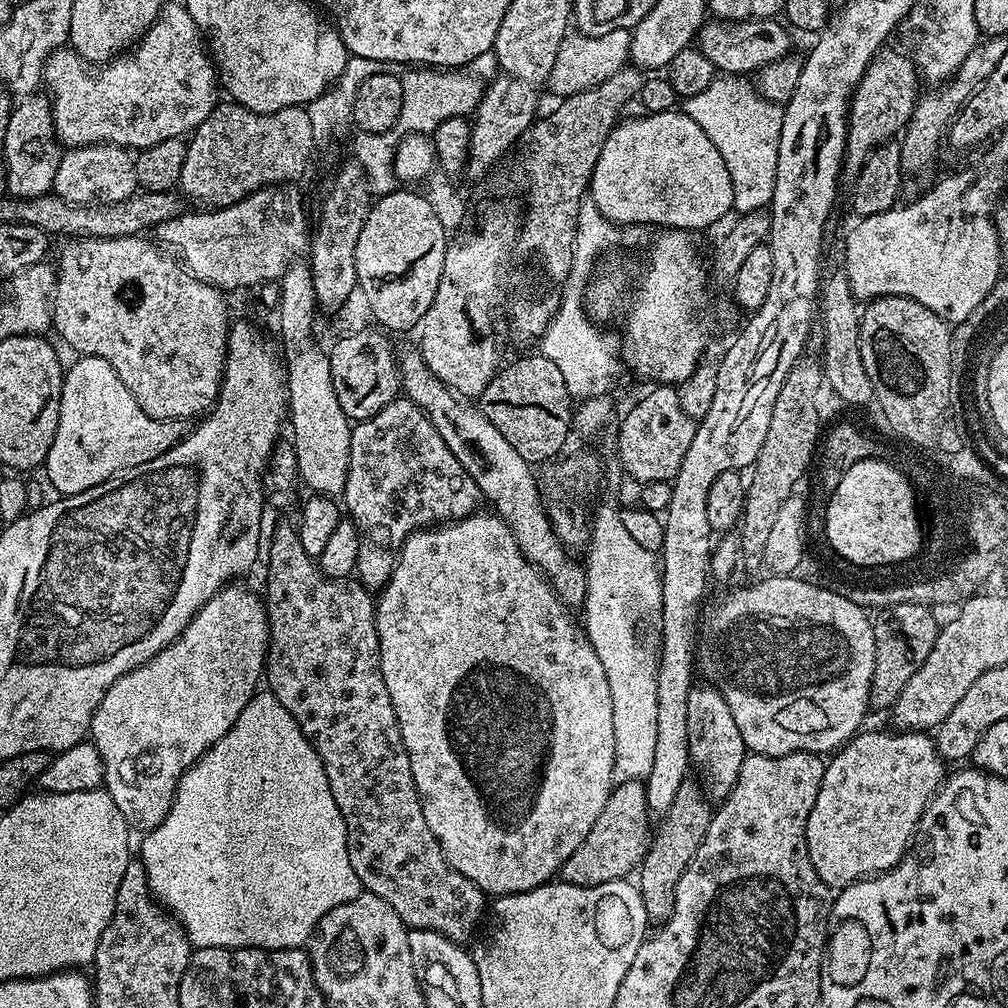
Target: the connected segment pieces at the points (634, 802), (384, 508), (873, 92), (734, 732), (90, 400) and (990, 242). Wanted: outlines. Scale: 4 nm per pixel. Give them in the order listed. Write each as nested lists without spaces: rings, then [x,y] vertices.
[[[631,780],[613,787],[606,800],[606,805],[603,806],[601,813],[598,814],[597,821],[594,822],[594,826],[590,826],[590,834],[586,834],[586,838],[582,838],[578,850],[574,850],[574,854],[570,854],[570,858],[566,858],[566,862],[560,867],[558,876],[563,883],[589,888],[590,886],[598,886],[602,882],[625,879],[629,875],[628,871],[631,868],[633,871],[639,867],[648,852],[652,837],[648,796],[645,794],[644,785],[643,781]]]
[[[397,398],[368,420],[353,427],[350,438],[350,466],[342,497],[343,507],[358,530],[358,562],[355,575],[369,590],[383,589],[392,576],[400,548],[409,536],[422,528],[464,520],[481,507],[482,497],[474,478],[462,470],[462,462],[450,454],[450,446],[442,442],[442,434],[434,430],[430,418],[414,402]]]
[[[887,52],[873,59],[872,65],[864,71],[856,91],[852,93],[846,121],[848,137],[844,143],[842,165],[843,175],[848,178],[854,178],[859,174],[873,148],[877,148],[879,144],[889,143],[895,137],[892,135],[896,131],[897,135],[907,125],[912,117],[912,111],[916,108],[918,69],[915,63],[907,55],[904,57],[896,52]]]
[[[693,686],[686,702],[690,764],[694,772],[697,772],[695,775],[698,777],[698,783],[709,801],[723,802],[730,790],[734,790],[734,782],[738,782],[746,749],[742,734],[738,730],[738,722],[734,722],[734,714],[730,714],[726,698],[715,686],[707,687]]]
[[[80,356],[72,365],[67,365],[60,399],[58,430],[42,467],[48,471],[50,480],[61,496],[82,494],[82,490],[90,490],[134,466],[142,466],[166,454],[166,450],[179,444],[185,435],[185,421],[159,420],[146,414],[146,410],[142,410],[138,402],[134,402],[134,394],[130,394],[130,390],[122,386],[122,378],[118,378],[110,362],[97,356]]]
[[[960,172],[938,181],[913,204],[859,217],[844,244],[842,265],[856,300],[908,296],[949,325],[970,318],[974,306],[1002,279],[1000,235],[994,223],[997,192],[992,184],[972,184],[971,174]]]

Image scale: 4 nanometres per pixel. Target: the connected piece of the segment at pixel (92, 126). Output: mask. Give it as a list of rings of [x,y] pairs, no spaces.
[[[165,3],[158,18],[127,54],[96,67],[89,66],[71,47],[56,49],[44,63],[43,87],[52,101],[56,139],[65,149],[87,144],[117,144],[125,150],[143,150],[166,142],[166,138],[187,137],[215,110],[218,103],[218,73],[206,51],[206,40],[183,3]]]

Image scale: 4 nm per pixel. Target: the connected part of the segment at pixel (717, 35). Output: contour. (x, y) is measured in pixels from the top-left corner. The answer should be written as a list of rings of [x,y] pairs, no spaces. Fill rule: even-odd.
[[[709,19],[702,27],[700,27],[700,35],[698,37],[698,47],[702,54],[706,54],[706,58],[710,58],[710,62],[716,69],[724,74],[748,74],[751,72],[756,74],[770,63],[774,63],[776,59],[791,53],[793,33],[789,31],[783,23],[779,24],[779,19],[748,19],[748,20],[726,20],[726,19]]]

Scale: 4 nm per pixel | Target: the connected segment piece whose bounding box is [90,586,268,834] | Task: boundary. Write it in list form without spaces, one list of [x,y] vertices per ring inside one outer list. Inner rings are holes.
[[[225,586],[220,591],[215,592],[197,610],[192,621],[182,630],[182,634],[176,641],[168,644],[158,654],[154,654],[154,658],[150,658],[142,666],[135,668],[133,672],[122,674],[122,678],[118,678],[114,682],[114,686],[110,686],[110,690],[106,690],[102,702],[98,702],[98,706],[92,715],[90,741],[97,748],[101,758],[101,766],[104,768],[103,787],[110,794],[110,798],[114,798],[114,806],[118,806],[118,810],[122,810],[122,818],[126,818],[129,829],[136,831],[137,828],[140,834],[151,832],[153,828],[156,828],[164,821],[176,793],[176,781],[182,778],[185,770],[204,751],[219,742],[228,733],[230,726],[234,726],[238,714],[242,714],[245,706],[252,701],[253,696],[257,695],[258,687],[256,688],[256,683],[259,680],[261,683],[262,677],[265,675],[266,657],[268,655],[268,613],[265,601],[261,597],[259,600],[254,593],[247,592],[244,588],[232,587],[236,586]]]

